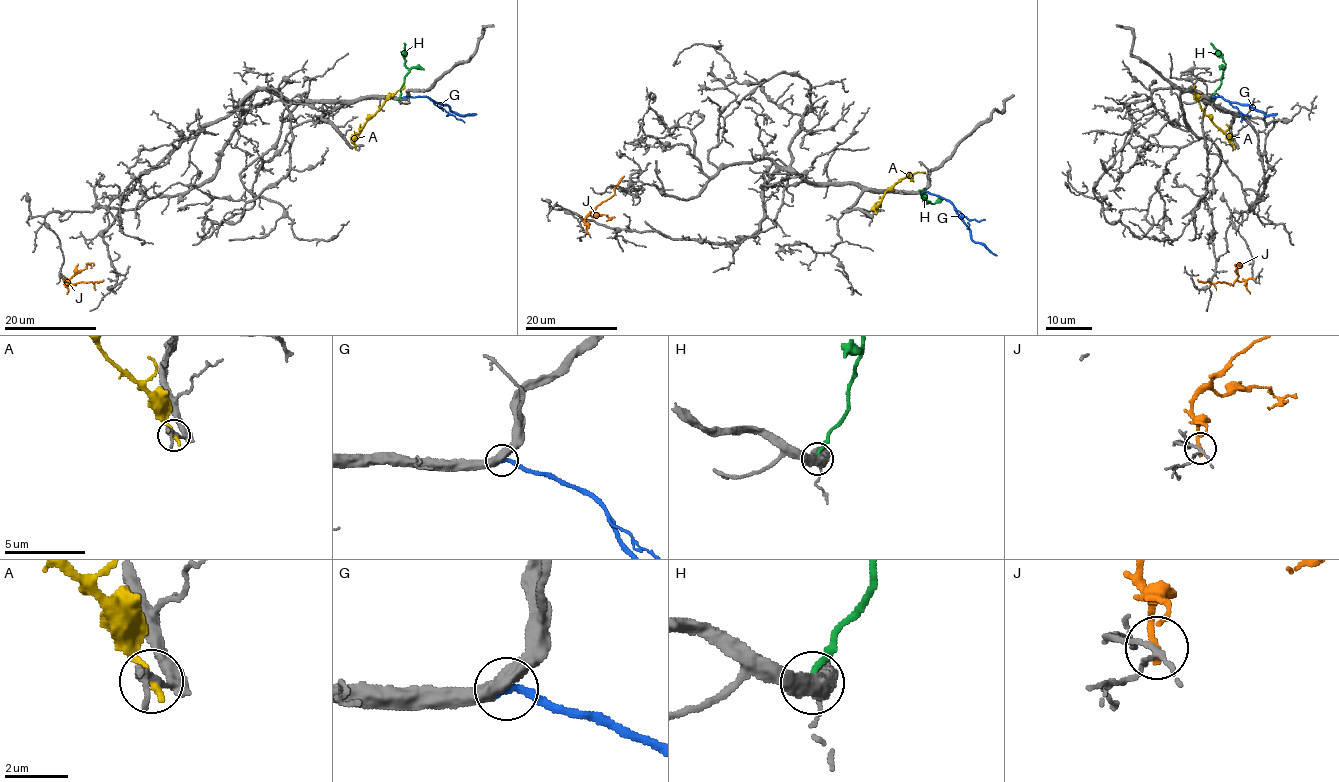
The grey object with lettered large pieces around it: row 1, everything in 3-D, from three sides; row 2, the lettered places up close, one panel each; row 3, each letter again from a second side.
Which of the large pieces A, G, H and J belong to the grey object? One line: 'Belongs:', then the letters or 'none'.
Belongs: G

